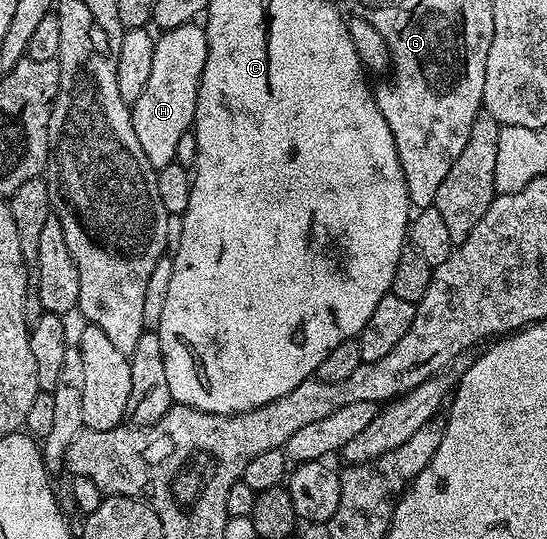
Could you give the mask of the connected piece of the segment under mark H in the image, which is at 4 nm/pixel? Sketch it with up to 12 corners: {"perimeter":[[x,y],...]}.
{"perimeter":[[201,24],[165,30],[130,111],[156,171],[191,132],[208,55]]}

